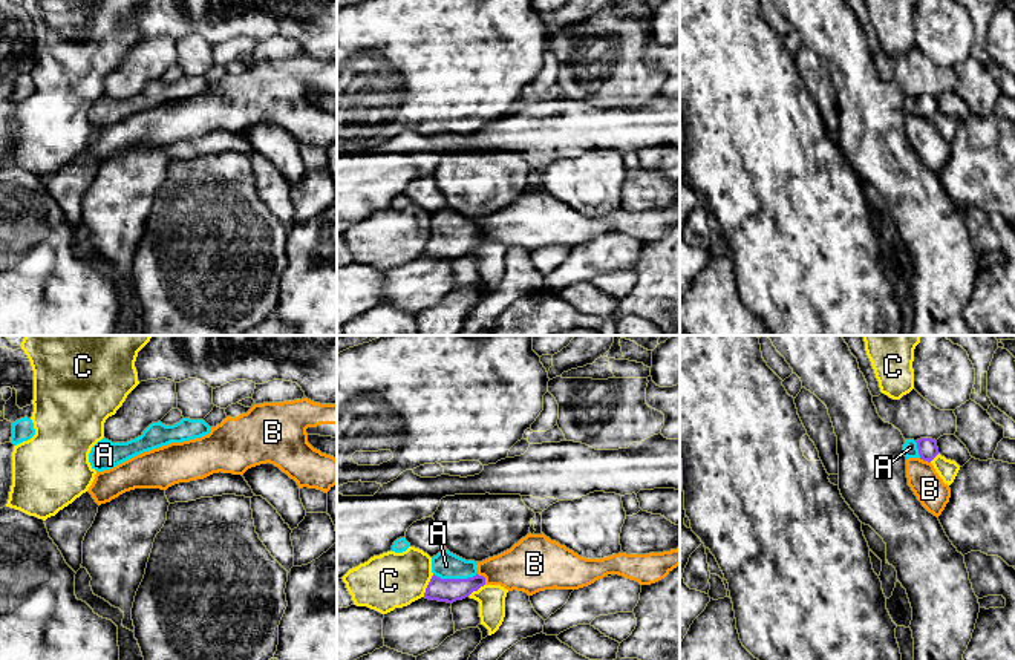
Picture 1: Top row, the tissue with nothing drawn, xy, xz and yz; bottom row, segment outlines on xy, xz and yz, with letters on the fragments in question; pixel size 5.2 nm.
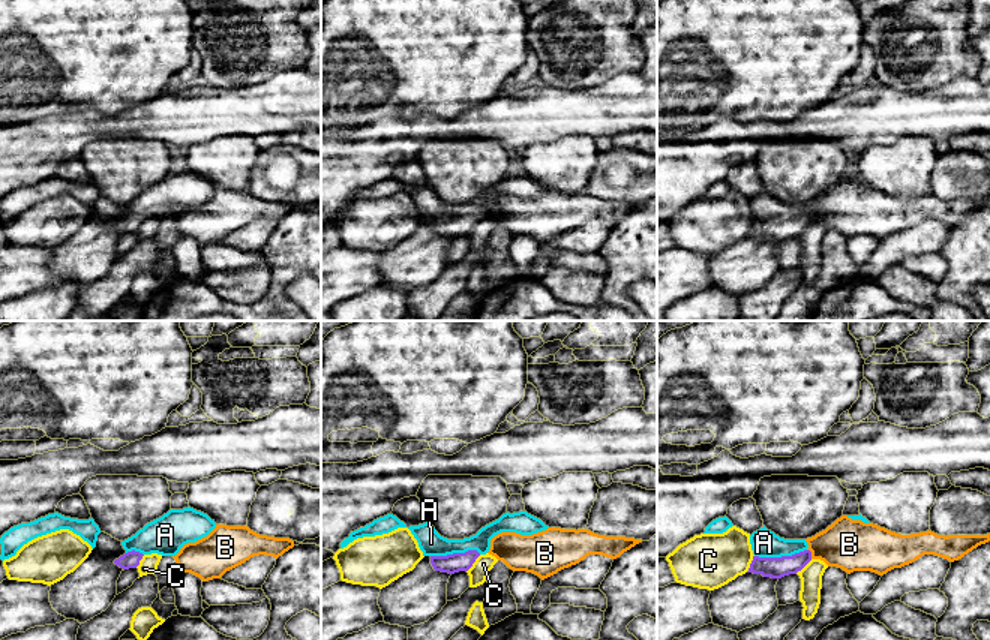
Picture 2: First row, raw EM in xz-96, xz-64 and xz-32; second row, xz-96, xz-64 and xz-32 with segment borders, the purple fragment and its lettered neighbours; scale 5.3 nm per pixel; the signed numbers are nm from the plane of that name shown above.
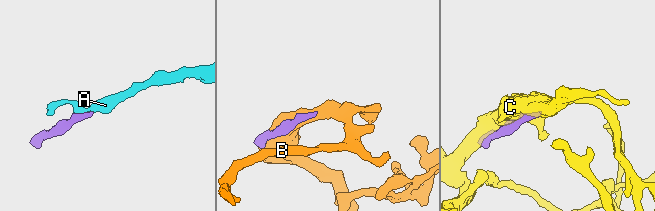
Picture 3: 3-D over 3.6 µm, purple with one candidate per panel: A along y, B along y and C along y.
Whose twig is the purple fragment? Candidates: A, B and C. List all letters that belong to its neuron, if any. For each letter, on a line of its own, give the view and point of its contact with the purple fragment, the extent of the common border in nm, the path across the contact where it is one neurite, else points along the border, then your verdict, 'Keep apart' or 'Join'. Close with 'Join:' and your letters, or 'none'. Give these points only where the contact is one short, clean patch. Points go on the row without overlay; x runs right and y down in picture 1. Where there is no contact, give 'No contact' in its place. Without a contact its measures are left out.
A: Touches purple at xz (455, 236). Shared border 240 nm. Path across: xz (443, 247), (455, 236), (446, 222). Join
B: Touches purple at xz (484, 235). Shared border 80 nm. Keep apart
C: Touches purple at xz (427, 242). Shared border 130 nm. Keep apart
Join: A

